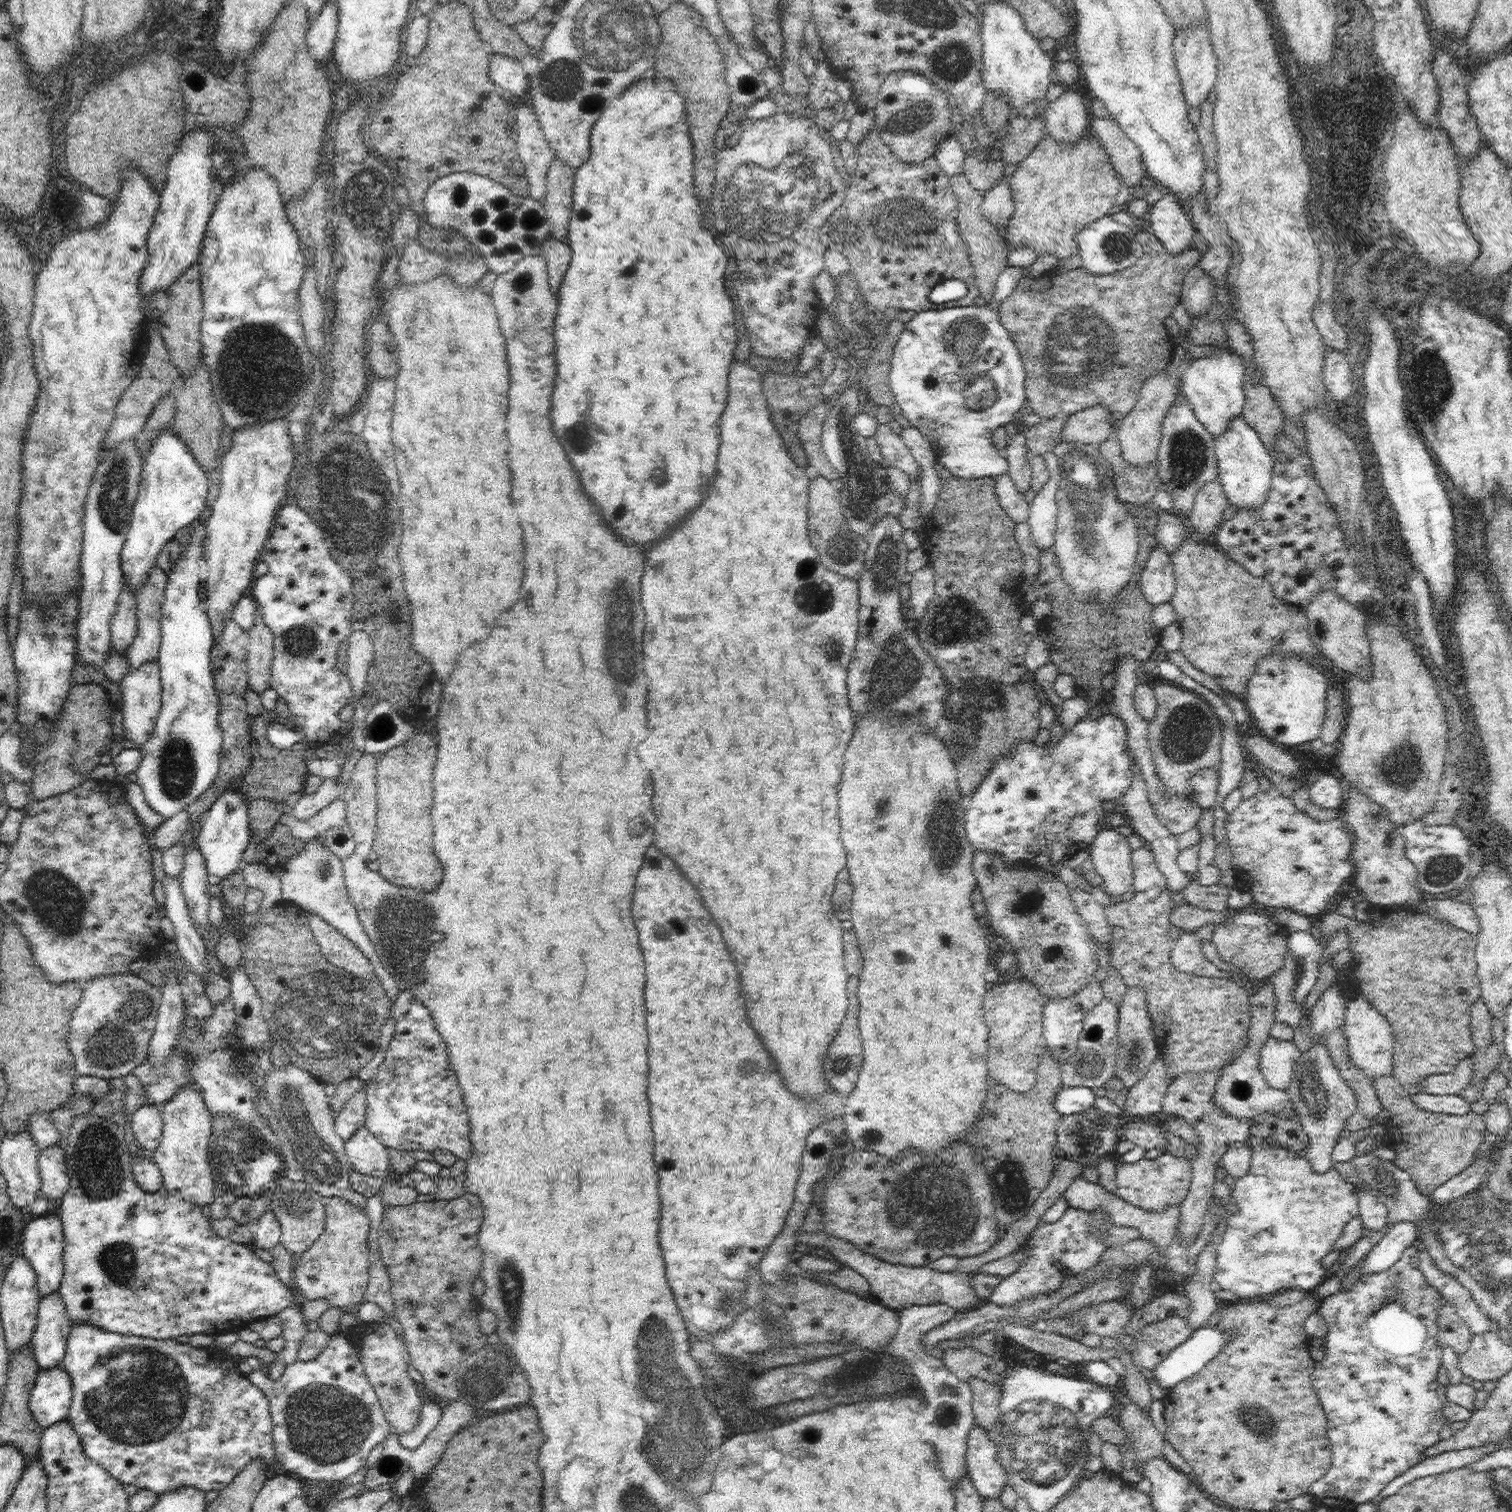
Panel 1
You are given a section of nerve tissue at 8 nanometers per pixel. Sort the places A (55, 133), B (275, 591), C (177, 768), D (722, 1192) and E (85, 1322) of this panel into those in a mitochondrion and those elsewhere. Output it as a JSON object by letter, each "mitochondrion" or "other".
{"A":"other","B":"other","C":"mitochondrion","D":"other","E":"other"}

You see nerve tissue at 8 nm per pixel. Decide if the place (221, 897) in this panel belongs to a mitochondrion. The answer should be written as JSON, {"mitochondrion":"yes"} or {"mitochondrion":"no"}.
{"mitochondrion":"no"}

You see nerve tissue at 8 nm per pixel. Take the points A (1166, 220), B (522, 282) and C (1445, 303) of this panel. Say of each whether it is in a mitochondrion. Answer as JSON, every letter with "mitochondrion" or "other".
{"A":"other","B":"mitochondrion","C":"other"}

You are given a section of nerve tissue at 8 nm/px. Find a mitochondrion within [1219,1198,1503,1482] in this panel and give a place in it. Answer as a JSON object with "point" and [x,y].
{"point":[1249,1253]}

